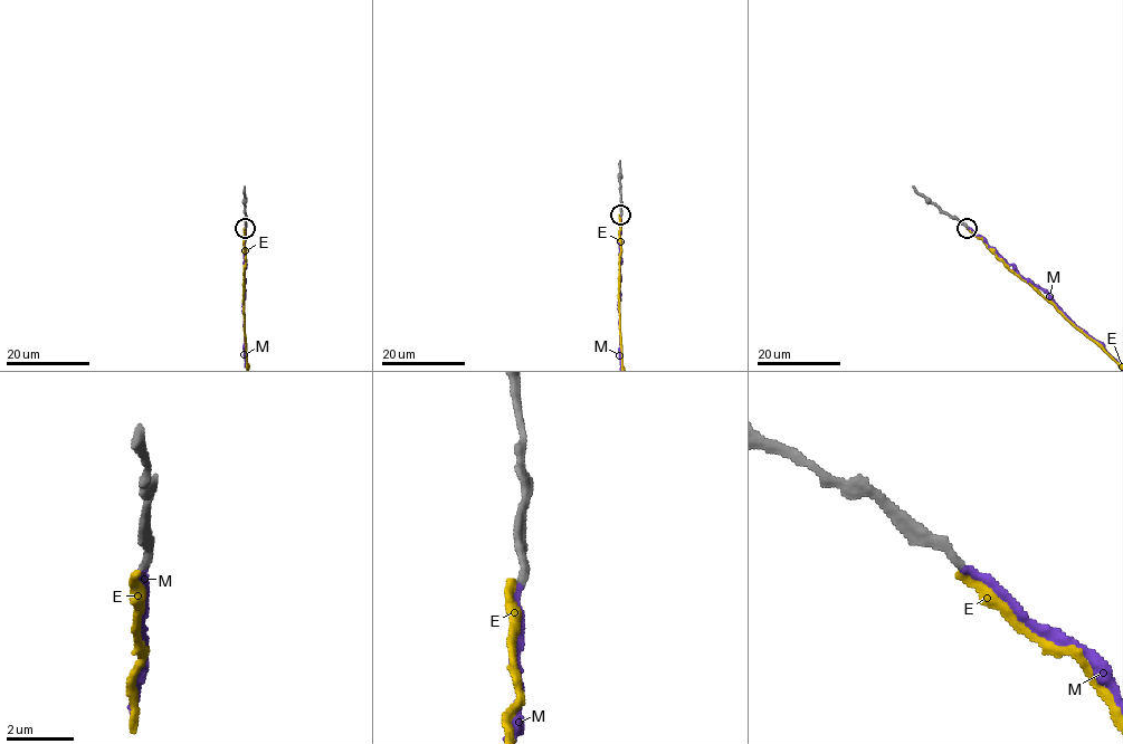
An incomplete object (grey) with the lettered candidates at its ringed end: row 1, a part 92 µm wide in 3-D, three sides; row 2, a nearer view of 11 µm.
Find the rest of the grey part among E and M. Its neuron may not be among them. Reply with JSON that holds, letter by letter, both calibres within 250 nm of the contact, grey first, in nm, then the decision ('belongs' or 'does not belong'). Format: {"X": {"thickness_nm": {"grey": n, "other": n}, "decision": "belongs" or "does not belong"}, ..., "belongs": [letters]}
{"E": {"thickness_nm": {"grey": 240, "other": 240}, "decision": "does not belong"}, "M": {"thickness_nm": {"grey": 240, "other": 200}, "decision": "belongs"}, "belongs": ["M"]}

